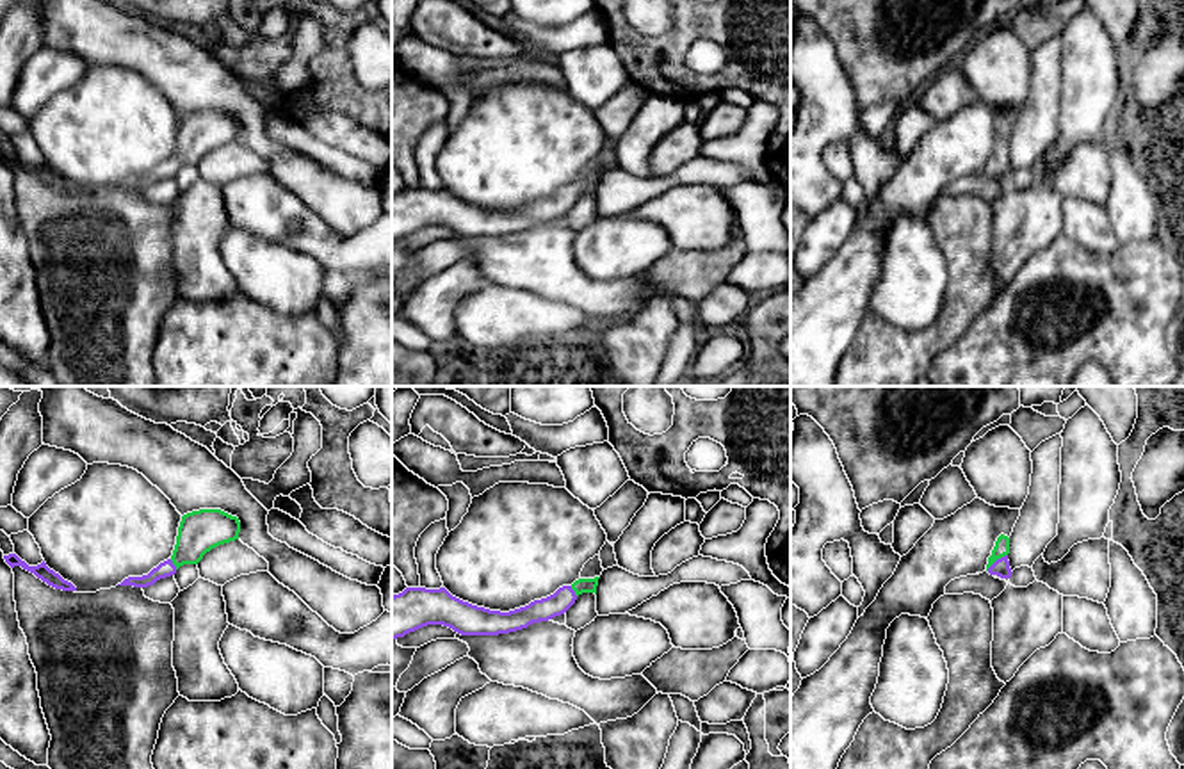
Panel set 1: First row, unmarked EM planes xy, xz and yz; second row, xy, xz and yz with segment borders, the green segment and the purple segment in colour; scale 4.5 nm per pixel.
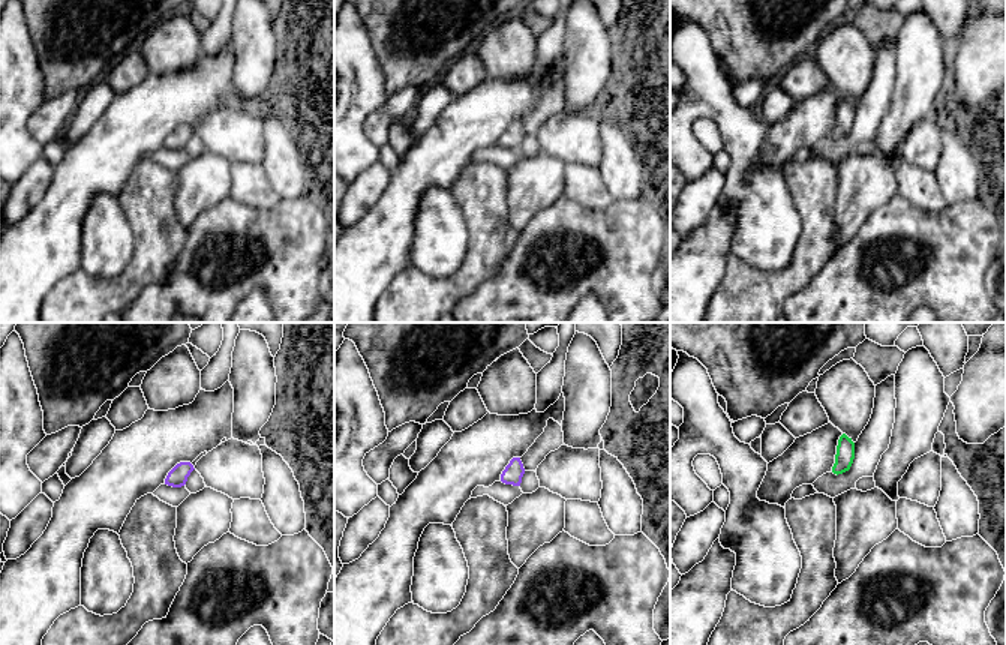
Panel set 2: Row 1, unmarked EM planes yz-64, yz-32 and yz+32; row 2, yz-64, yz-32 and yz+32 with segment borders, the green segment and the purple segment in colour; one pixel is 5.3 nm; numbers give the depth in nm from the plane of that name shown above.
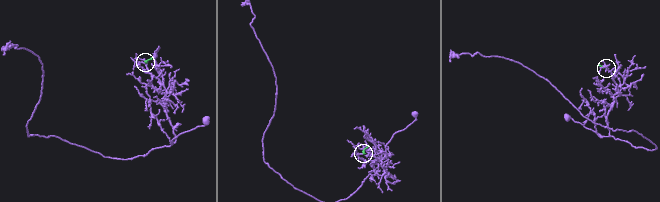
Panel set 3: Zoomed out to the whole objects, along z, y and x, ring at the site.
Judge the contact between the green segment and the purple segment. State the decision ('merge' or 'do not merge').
merge

